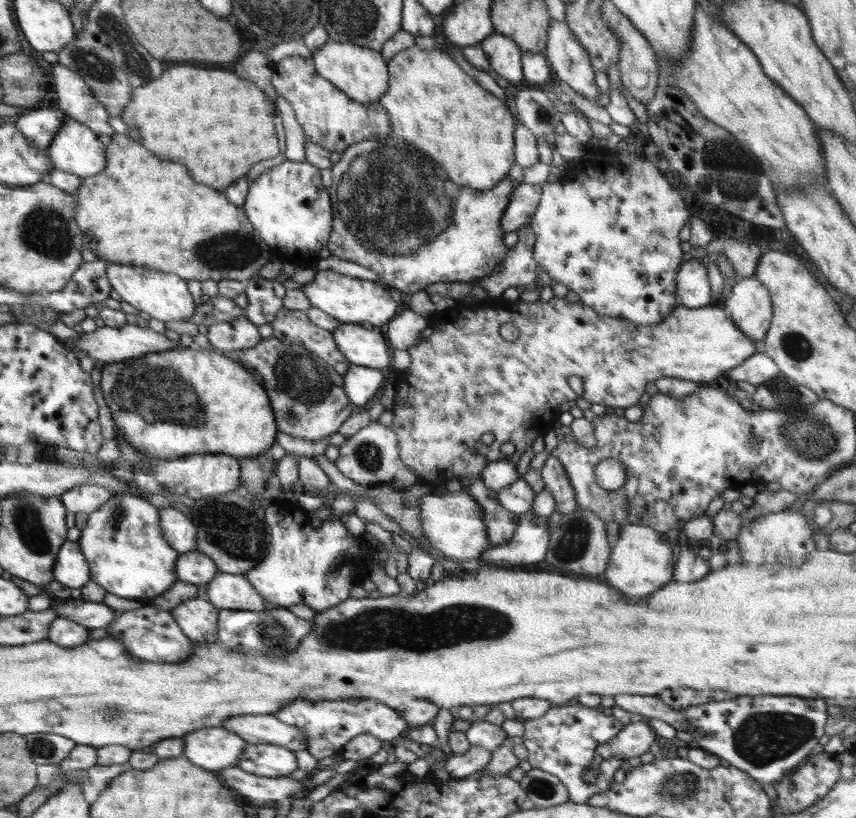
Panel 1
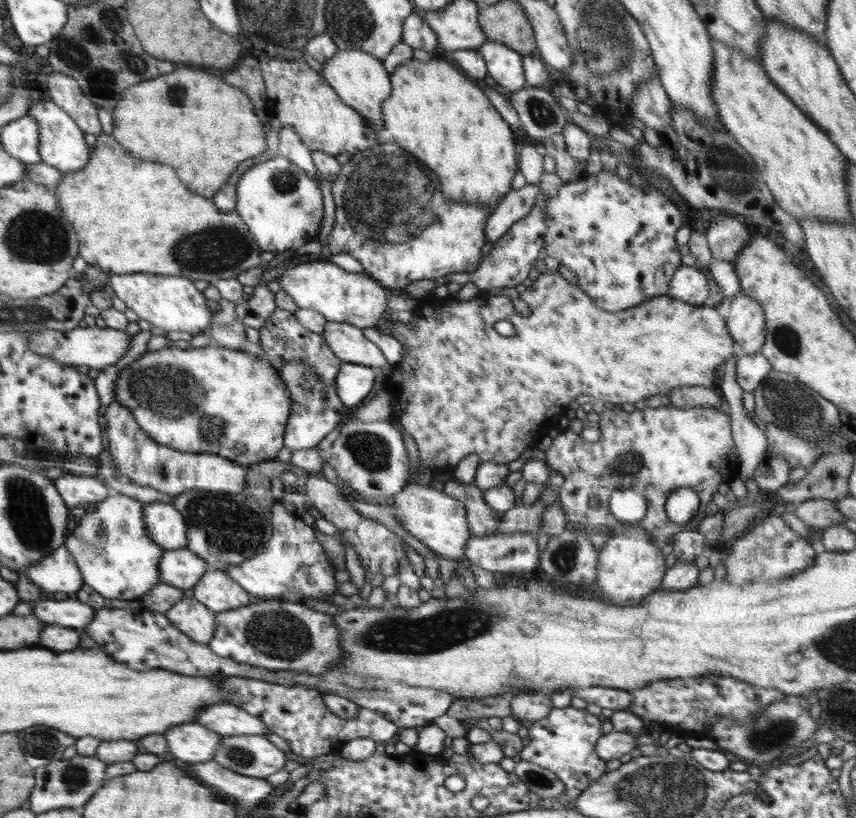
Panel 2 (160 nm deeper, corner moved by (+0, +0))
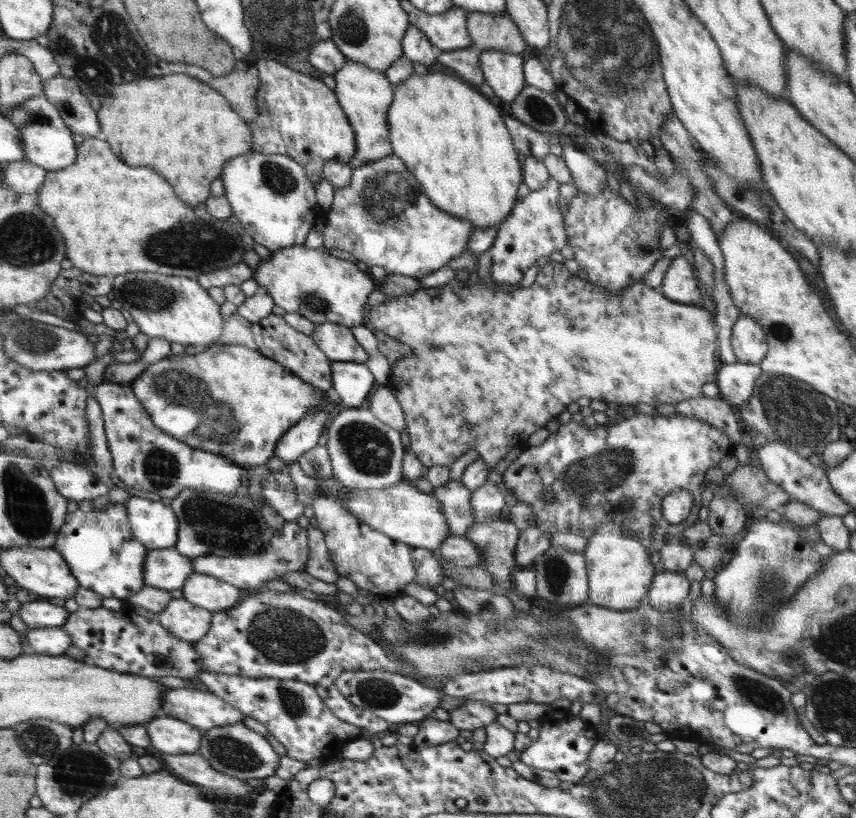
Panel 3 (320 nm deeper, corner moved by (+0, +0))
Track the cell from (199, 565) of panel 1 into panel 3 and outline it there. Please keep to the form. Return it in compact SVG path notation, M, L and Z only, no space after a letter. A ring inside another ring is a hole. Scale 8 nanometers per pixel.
M175 547L151 549L146 556L144 581L148 586L181 589L192 573L192 557L180 554Z

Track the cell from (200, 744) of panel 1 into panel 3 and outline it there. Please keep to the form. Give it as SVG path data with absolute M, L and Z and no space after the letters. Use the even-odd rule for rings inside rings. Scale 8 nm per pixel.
M163 714L144 724L150 737L151 751L169 755L191 755L202 746L204 731L187 721Z

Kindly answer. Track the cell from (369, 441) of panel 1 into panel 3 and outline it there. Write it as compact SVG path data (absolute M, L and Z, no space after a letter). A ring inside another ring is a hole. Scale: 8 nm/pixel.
M346 408L328 427L325 445L329 452L334 477L351 489L380 490L402 483L402 460L406 450L400 442L400 432L384 424L368 408Z

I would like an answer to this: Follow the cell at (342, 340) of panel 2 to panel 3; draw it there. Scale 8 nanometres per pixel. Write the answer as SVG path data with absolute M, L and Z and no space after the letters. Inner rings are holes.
M322 323L310 334L316 347L322 350L330 361L366 363L368 354L358 344L350 328L342 324Z

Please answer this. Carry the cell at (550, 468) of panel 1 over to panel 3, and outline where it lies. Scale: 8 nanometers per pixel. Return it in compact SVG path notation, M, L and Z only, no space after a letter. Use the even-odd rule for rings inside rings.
M537 525L519 531L519 537L515 546L515 564L517 569L533 564L535 558L544 554L550 547L552 534L542 532Z

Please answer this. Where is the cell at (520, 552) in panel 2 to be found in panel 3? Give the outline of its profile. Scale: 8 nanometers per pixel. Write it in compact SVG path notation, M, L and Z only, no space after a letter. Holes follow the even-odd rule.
M452 535L436 549L442 560L454 566L481 566L481 550L464 535Z

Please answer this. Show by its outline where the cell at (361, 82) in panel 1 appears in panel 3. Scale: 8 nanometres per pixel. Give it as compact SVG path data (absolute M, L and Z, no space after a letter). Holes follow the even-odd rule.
M346 59L344 66L334 74L336 92L340 104L346 111L350 123L355 128L358 150L356 156L348 163L353 169L370 161L383 159L393 154L394 147L390 141L390 121L387 112L394 102L395 89L385 72L368 68L366 64Z

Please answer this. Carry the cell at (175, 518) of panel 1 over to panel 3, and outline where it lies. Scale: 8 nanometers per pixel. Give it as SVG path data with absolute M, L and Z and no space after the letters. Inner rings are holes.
M133 495L125 504L136 540L142 541L149 550L175 546L179 540L179 517L167 501L154 501Z

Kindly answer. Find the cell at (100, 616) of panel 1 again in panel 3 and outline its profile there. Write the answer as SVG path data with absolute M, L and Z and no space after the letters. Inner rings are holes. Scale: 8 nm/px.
M47 598L21 604L21 607L17 615L29 629L60 627L68 617L72 616L64 606L58 607L50 603Z

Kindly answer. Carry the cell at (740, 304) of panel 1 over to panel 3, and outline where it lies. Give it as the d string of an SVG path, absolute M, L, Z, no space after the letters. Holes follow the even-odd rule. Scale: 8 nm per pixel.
M741 314L734 323L731 346L738 362L754 365L758 365L768 351L767 340L761 325L747 314Z

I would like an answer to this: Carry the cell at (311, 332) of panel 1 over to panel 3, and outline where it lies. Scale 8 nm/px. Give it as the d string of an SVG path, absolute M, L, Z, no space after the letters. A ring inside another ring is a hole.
M274 313L261 318L258 322L251 323L250 328L254 334L253 340L258 346L257 351L264 357L278 362L288 372L298 376L300 380L310 383L322 392L333 388L331 361L322 350L316 347L312 336L294 330L284 322L283 316Z

